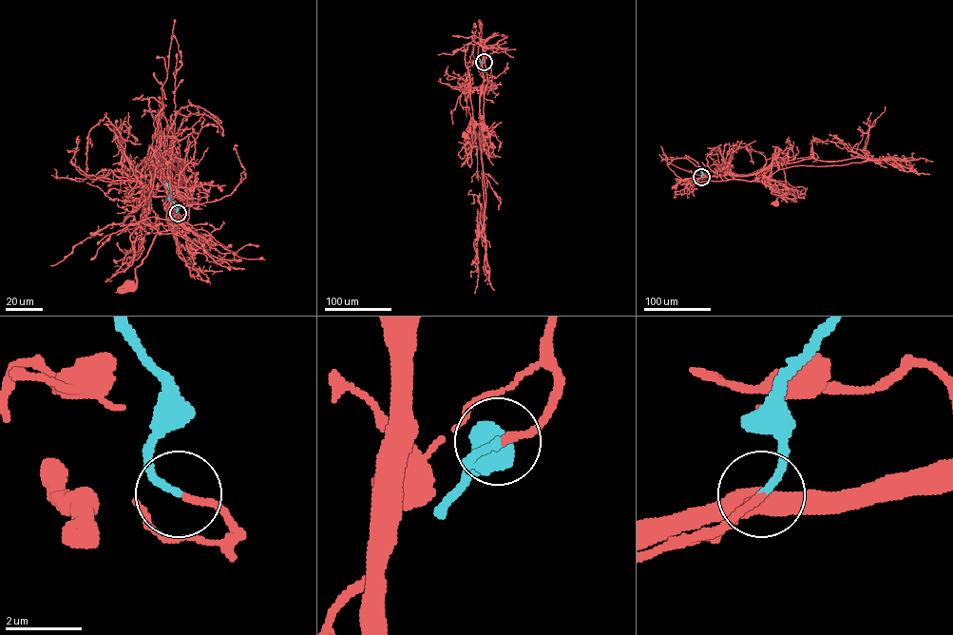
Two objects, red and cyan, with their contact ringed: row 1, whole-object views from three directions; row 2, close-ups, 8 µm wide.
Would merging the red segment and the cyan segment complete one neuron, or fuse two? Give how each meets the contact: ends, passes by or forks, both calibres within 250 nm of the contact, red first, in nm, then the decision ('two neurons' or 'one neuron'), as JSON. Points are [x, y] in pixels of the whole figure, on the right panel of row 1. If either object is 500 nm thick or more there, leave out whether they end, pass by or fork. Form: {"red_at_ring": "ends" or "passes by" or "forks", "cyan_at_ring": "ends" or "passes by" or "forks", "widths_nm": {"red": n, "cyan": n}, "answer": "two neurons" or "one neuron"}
{"red_at_ring": "ends", "cyan_at_ring": "ends", "widths_nm": {"red": 170, "cyan": 190}, "answer": "one neuron"}

